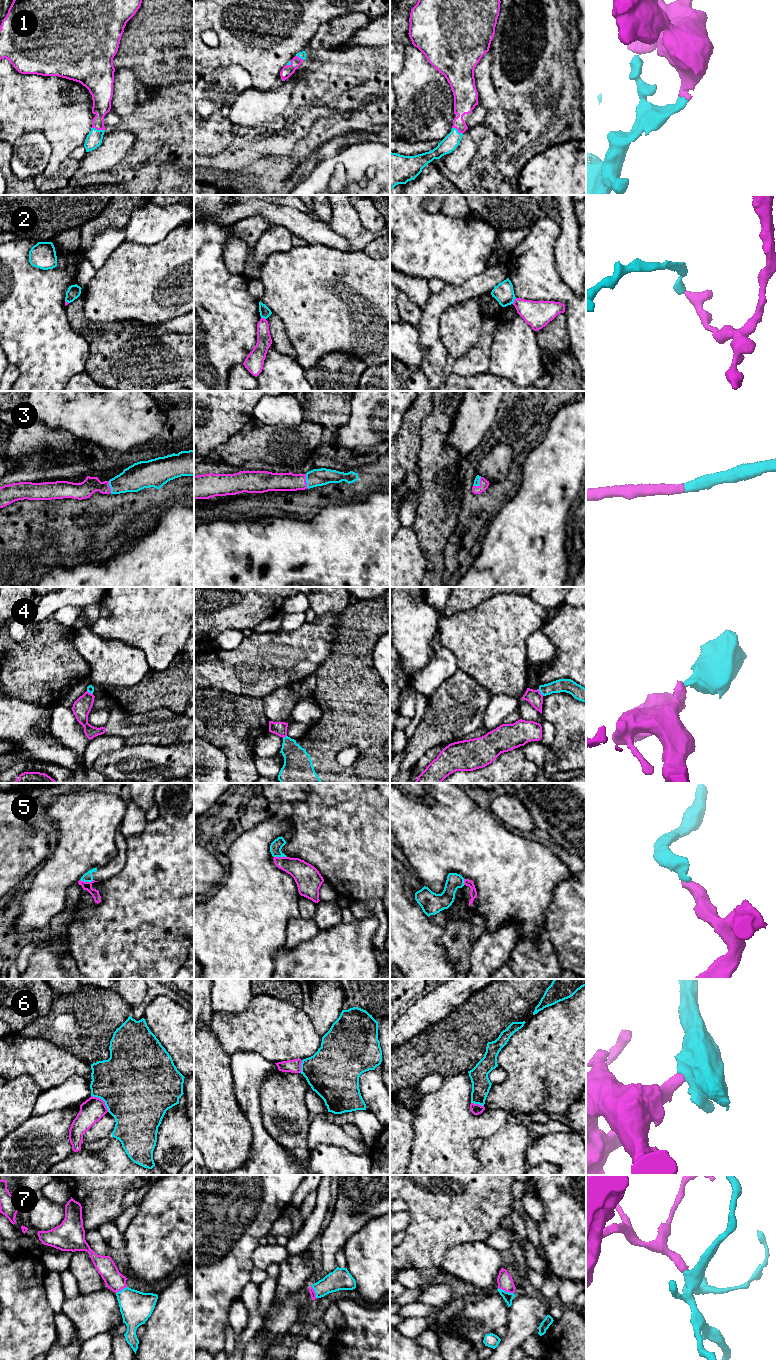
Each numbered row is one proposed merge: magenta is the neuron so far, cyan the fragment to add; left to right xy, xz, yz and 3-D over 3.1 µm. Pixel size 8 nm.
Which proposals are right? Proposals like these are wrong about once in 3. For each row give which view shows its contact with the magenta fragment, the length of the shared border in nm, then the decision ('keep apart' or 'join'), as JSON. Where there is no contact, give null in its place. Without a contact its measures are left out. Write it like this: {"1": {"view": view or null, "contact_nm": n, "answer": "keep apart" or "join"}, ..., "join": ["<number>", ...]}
{"1": {"view": "xy", "contact_nm": 110, "answer": "join"}, "2": {"view": "yz", "contact_nm": 60, "answer": "keep apart"}, "3": {"view": "yz", "contact_nm": 100, "answer": "join"}, "4": {"view": "yz", "contact_nm": 70, "answer": "keep apart"}, "5": {"view": "xy", "contact_nm": 110, "answer": "keep apart"}, "6": {"view": "xy", "contact_nm": 190, "answer": "keep apart"}, "7": {"view": "yz", "contact_nm": 140, "answer": "join"}, "join": ["1", "3", "7"]}

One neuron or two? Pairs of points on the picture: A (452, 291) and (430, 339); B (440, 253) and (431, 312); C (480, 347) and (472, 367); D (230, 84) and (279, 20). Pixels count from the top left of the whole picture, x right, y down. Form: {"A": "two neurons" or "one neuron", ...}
{"A": "one neuron", "B": "two neurons", "C": "one neuron", "D": "two neurons"}

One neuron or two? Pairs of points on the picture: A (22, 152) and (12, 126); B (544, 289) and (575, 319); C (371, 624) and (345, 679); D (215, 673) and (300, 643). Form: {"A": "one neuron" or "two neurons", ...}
{"A": "two neurons", "B": "one neuron", "C": "one neuron", "D": "one neuron"}

